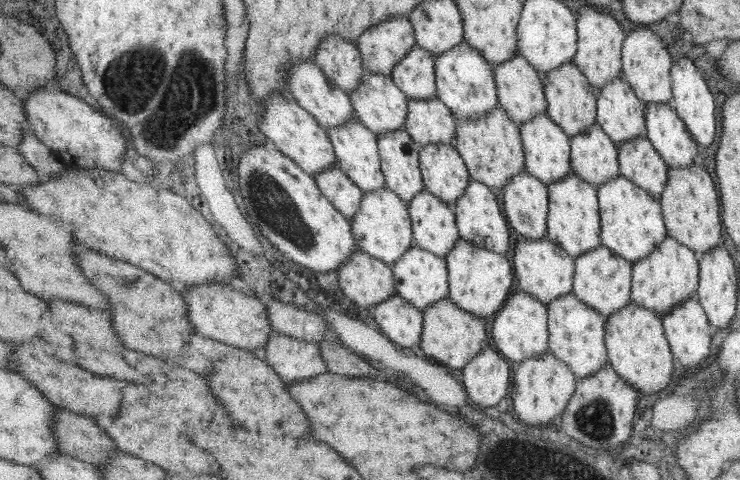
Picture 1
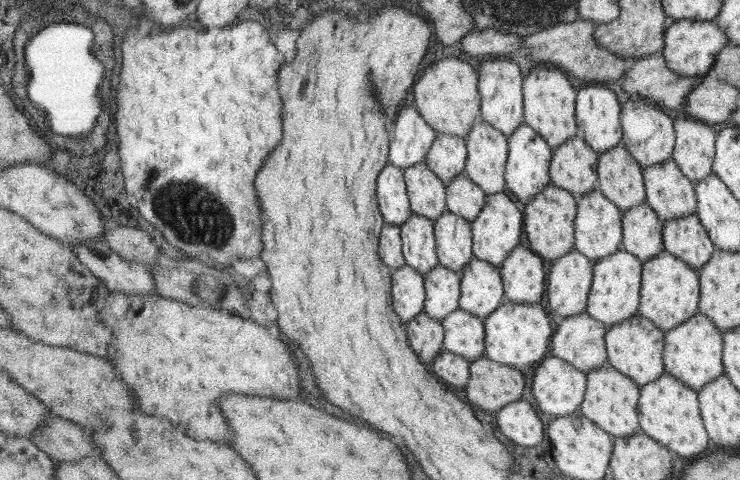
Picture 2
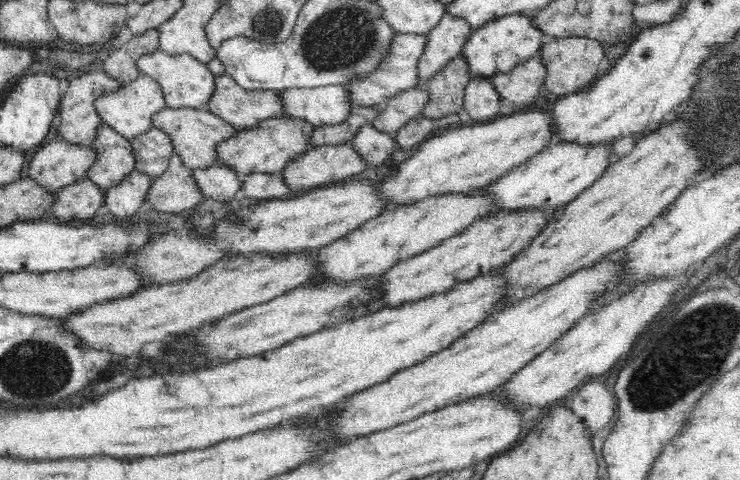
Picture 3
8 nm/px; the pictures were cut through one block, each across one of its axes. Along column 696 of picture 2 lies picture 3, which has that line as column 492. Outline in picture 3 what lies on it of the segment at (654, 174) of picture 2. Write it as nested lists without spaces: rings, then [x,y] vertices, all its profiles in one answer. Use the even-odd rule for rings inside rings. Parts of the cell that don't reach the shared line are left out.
[[[474,188],[471,189],[470,192],[466,193],[443,193],[442,196],[426,196],[424,200],[415,201],[414,204],[394,207],[393,209],[388,208],[381,215],[367,220],[362,226],[358,227],[356,231],[349,232],[348,235],[343,236],[341,239],[335,240],[333,243],[319,247],[317,261],[318,264],[321,264],[322,266],[322,279],[324,279],[324,281],[356,281],[359,280],[359,278],[364,278],[366,276],[378,276],[378,273],[388,272],[388,270],[390,270],[390,268],[393,268],[394,265],[408,260],[414,255],[420,255],[421,252],[428,251],[429,248],[437,247],[438,244],[440,244],[443,240],[459,235],[462,230],[464,230],[466,226],[470,226],[476,220],[476,218],[484,218],[488,216],[488,214],[492,214],[492,212],[494,212],[493,208],[496,207],[496,200],[493,200],[493,194],[490,194],[492,195],[492,198],[490,198],[490,200],[482,198],[480,194],[482,194],[482,192],[478,192],[478,190],[475,190]]]

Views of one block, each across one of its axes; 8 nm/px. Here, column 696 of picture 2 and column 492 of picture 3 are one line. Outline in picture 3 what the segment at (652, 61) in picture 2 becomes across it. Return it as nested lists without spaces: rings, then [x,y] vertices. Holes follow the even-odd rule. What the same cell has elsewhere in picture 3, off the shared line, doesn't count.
[[[534,56],[512,68],[510,72],[500,73],[488,78],[494,90],[500,95],[505,110],[530,107],[536,102],[538,94],[544,91],[546,65]]]

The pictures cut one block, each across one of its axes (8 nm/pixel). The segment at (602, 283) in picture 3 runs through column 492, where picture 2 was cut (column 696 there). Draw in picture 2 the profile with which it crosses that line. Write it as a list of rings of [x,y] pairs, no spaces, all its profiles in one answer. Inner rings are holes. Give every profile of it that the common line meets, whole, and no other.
[[[700,313],[668,331],[664,364],[667,365],[668,374],[683,381],[690,388],[699,392],[702,387],[724,375],[722,361],[722,336],[711,317]]]

